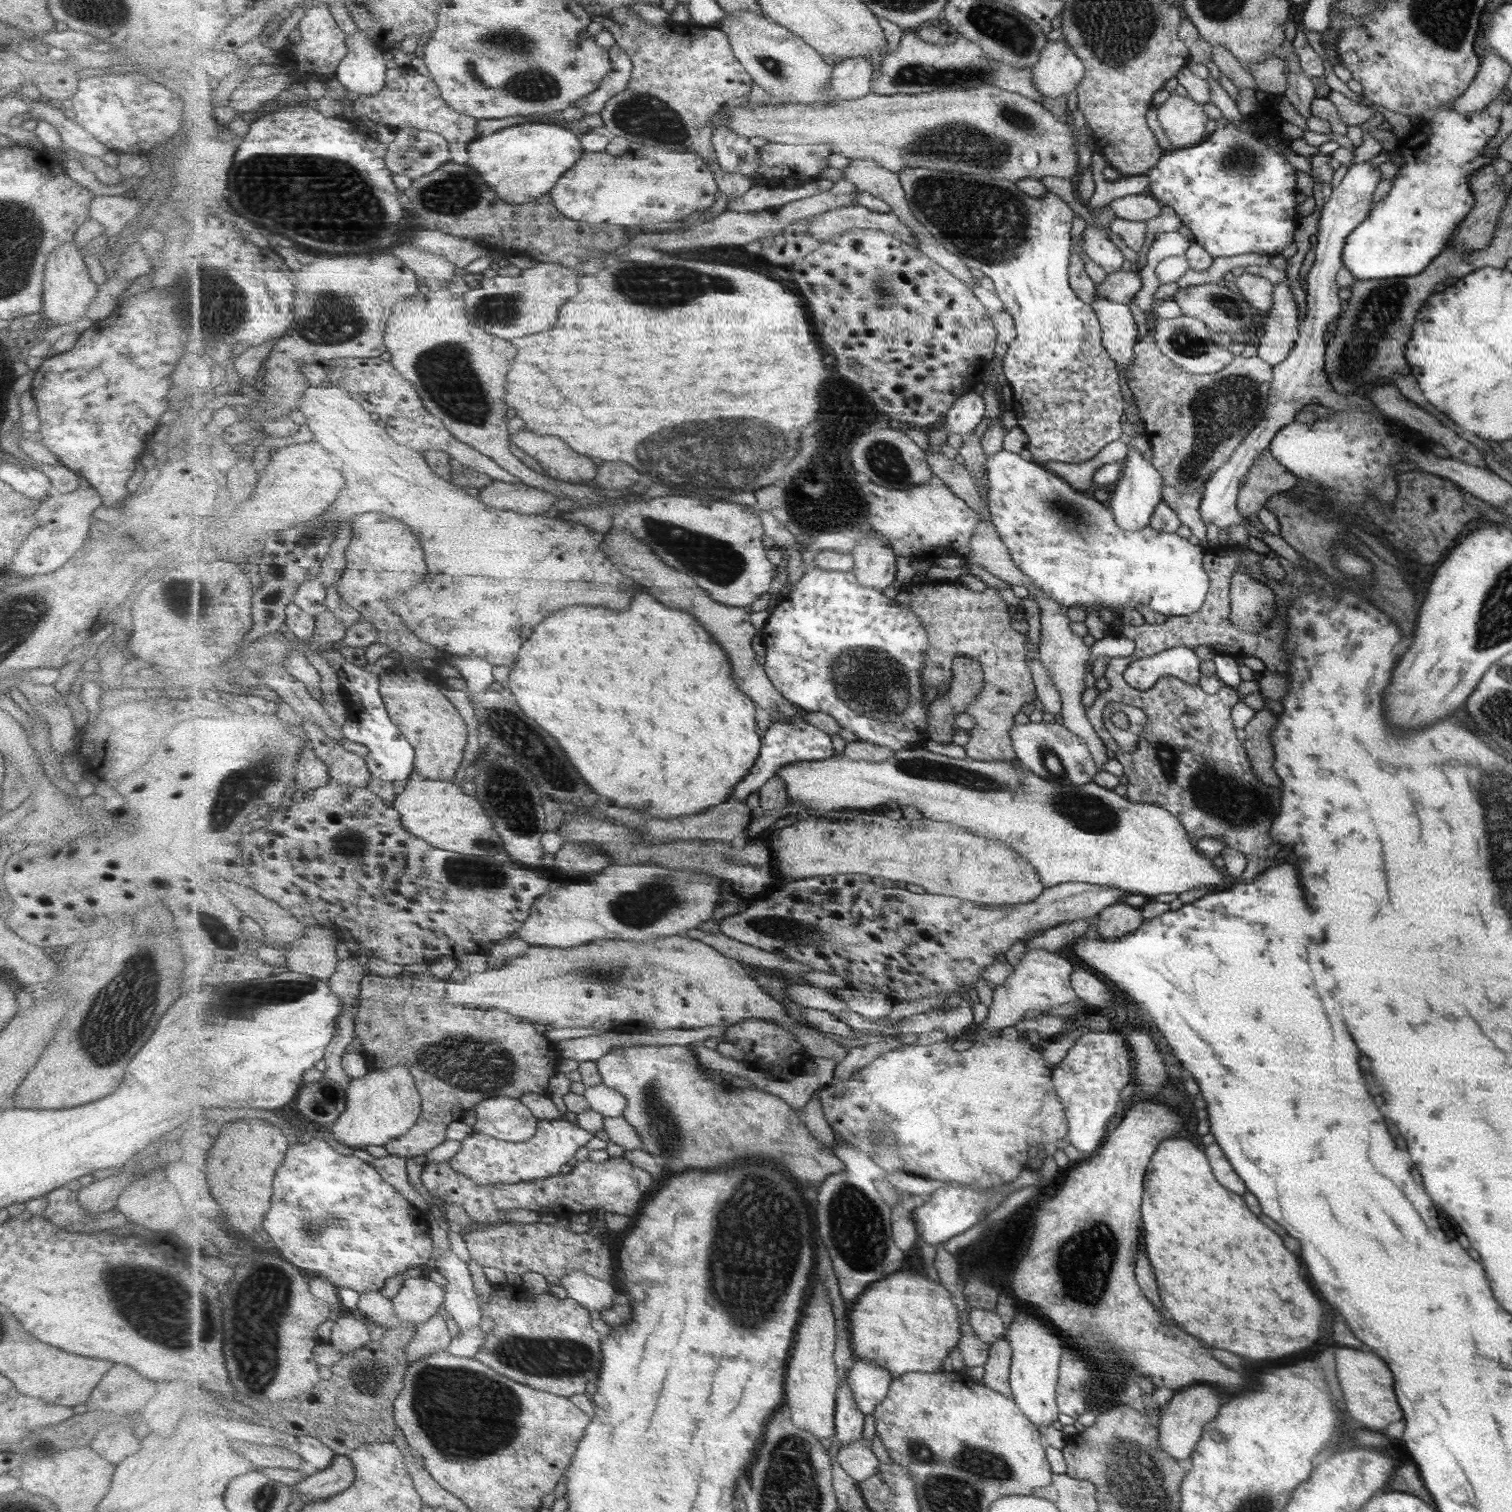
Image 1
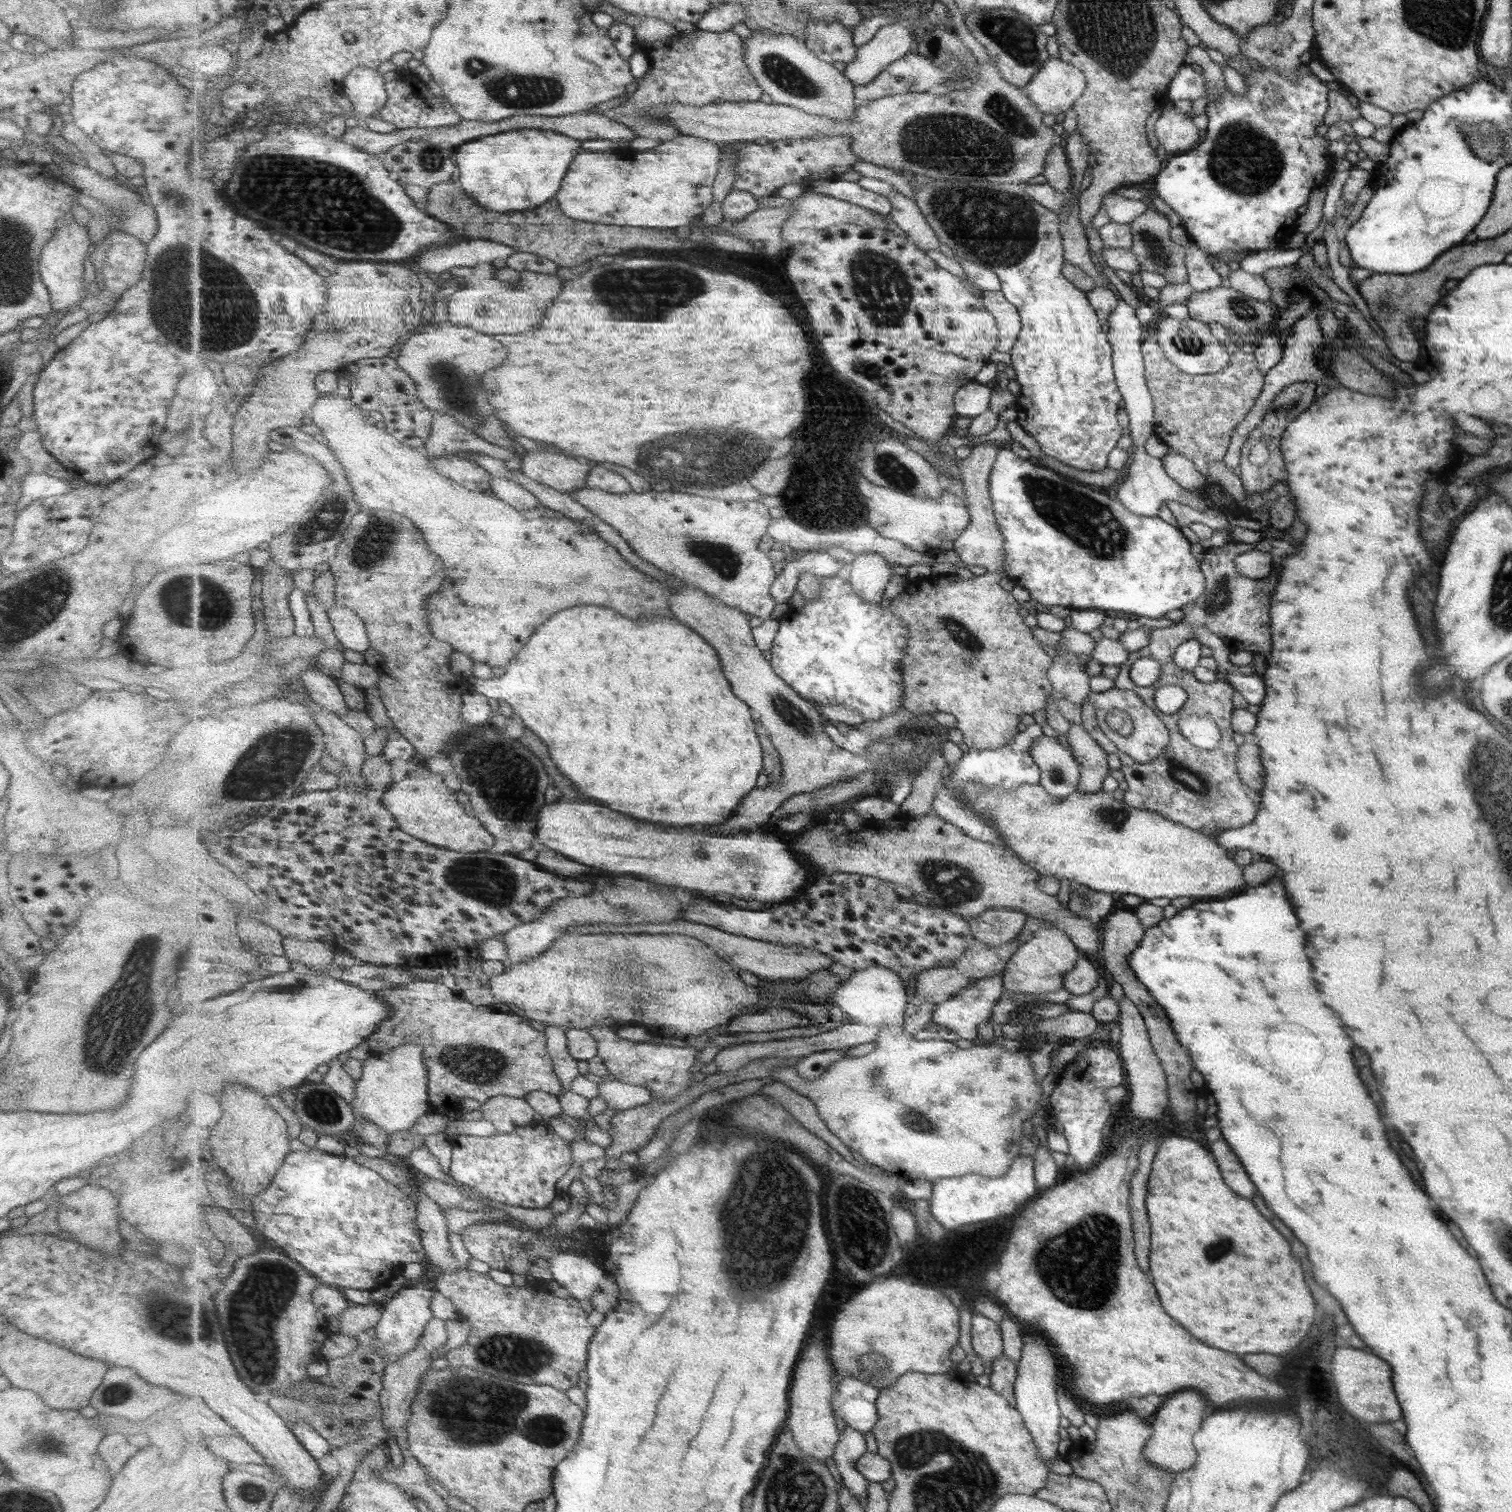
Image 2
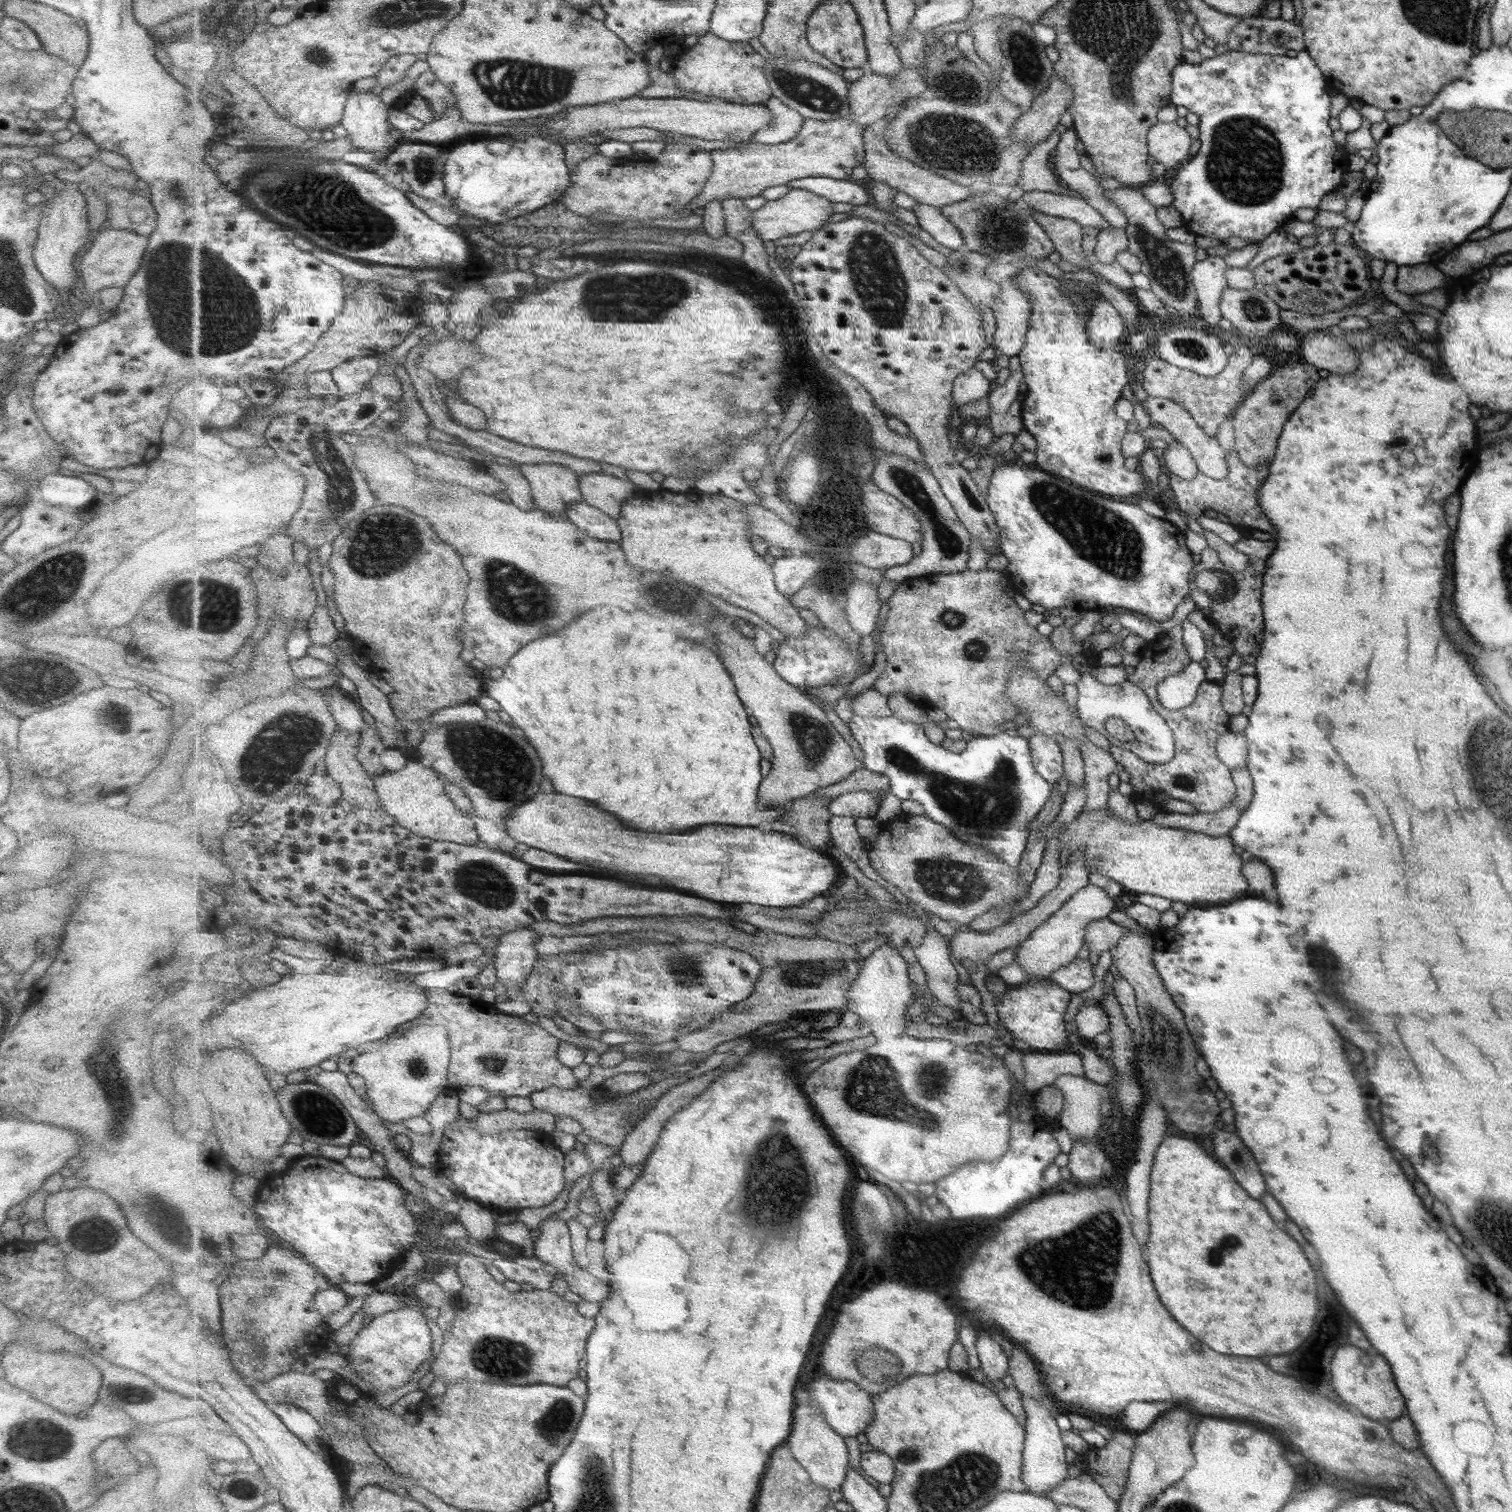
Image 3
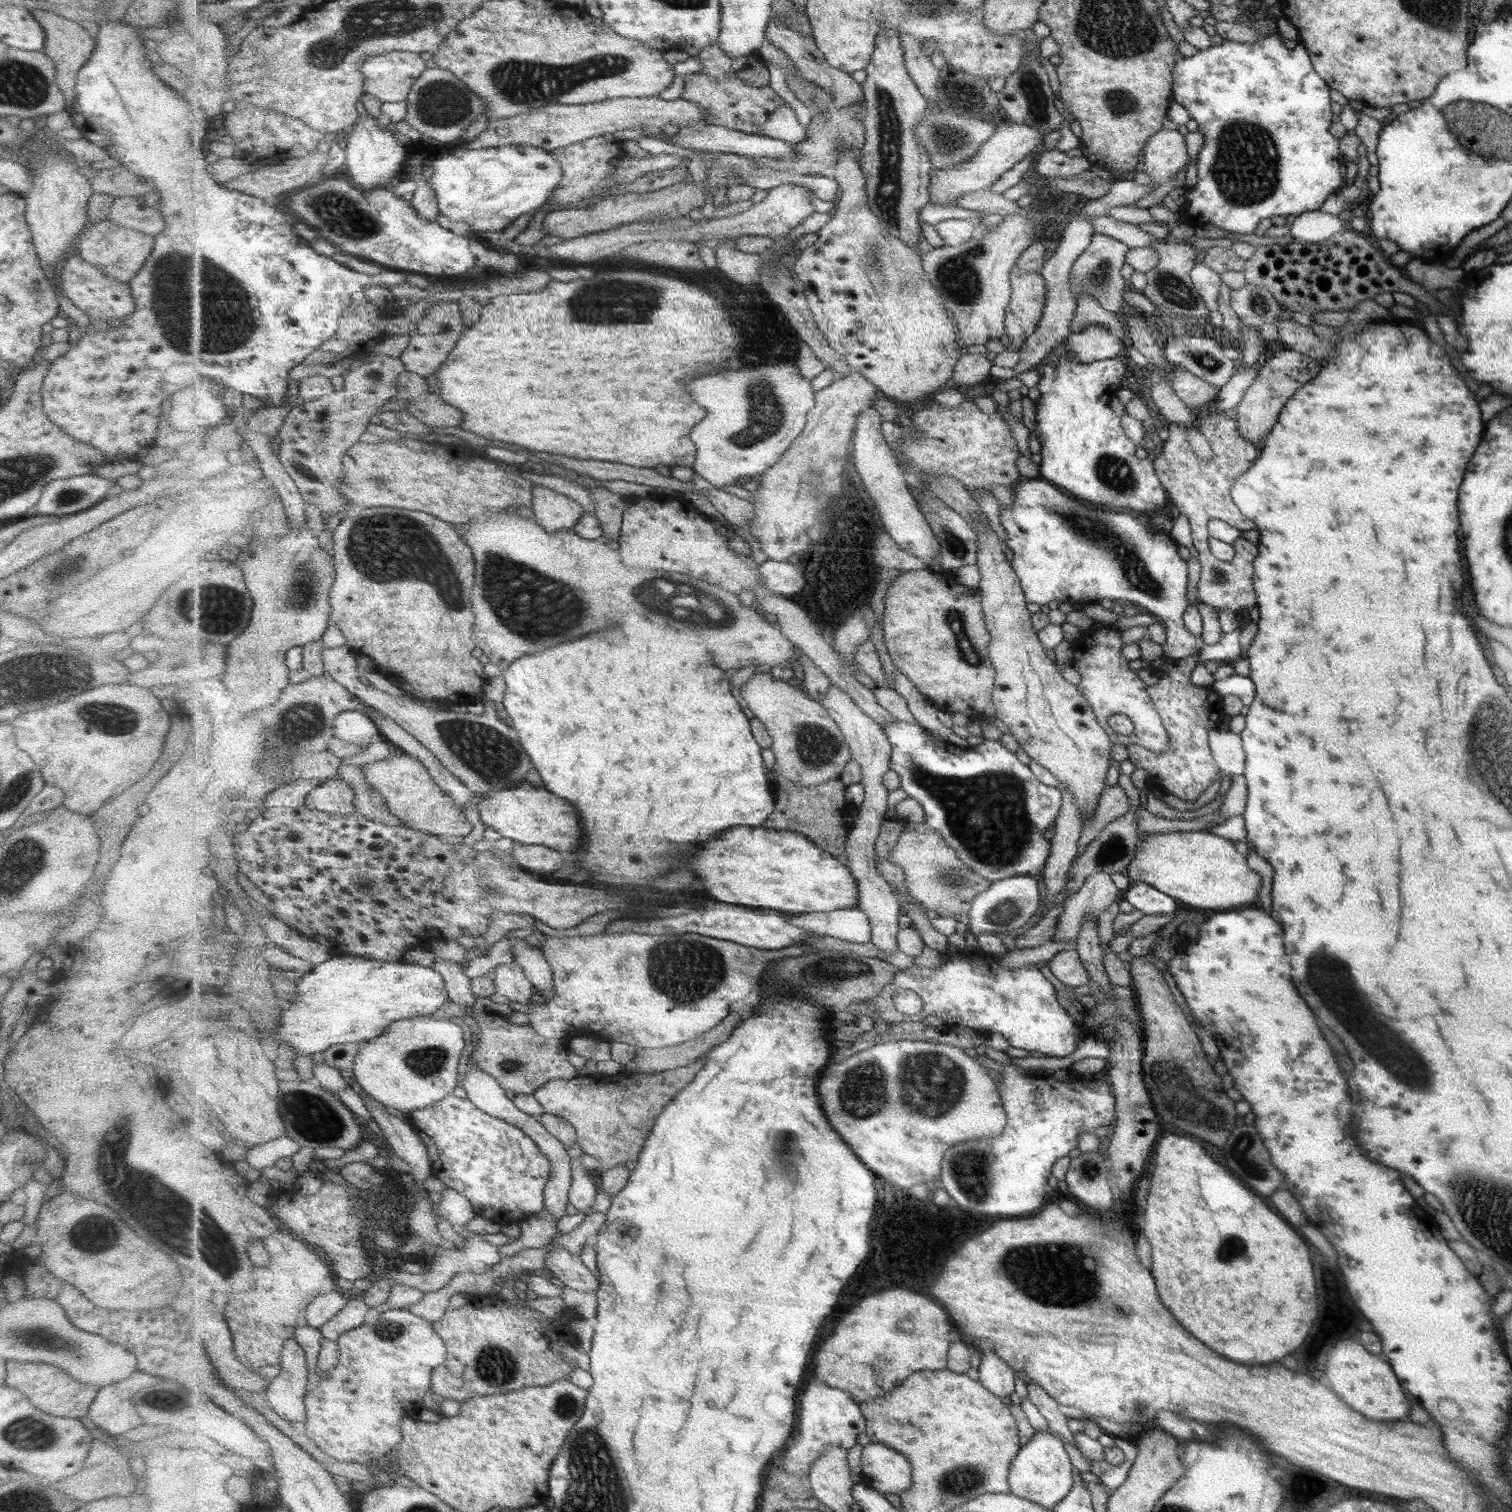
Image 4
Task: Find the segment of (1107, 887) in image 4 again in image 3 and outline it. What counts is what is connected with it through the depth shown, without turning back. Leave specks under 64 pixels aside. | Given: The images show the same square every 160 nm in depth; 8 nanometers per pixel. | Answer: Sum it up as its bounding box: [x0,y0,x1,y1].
[1014,884,1113,980]

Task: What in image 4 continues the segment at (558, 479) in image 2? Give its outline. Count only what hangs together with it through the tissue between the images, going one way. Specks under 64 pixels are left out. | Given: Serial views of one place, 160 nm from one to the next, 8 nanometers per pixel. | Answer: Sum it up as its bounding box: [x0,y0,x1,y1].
[534,485,586,533]

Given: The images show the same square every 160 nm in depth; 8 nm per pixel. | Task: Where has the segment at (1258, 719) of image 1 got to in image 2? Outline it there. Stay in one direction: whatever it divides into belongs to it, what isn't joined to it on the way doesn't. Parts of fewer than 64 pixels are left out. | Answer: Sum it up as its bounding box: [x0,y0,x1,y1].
[1235,735,1264,791]

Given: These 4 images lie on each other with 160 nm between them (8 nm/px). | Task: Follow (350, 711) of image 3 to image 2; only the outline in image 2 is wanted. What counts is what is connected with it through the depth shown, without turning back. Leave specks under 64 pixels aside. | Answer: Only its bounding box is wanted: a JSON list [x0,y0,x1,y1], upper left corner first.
[299,666,349,715]

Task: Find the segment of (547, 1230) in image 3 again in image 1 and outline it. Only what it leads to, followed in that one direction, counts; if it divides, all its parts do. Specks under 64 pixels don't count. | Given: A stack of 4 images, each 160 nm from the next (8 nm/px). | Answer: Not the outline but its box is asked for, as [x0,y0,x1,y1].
[561,1270,615,1313]

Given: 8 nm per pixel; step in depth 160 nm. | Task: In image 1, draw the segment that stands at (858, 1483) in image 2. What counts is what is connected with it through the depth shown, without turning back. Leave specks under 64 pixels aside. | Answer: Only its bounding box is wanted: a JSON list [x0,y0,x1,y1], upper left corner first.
[836,1378,865,1448]

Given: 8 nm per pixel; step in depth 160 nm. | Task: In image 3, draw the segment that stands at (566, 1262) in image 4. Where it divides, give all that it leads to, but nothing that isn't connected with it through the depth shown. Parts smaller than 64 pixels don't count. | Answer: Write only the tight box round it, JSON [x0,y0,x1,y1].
[565,1269,612,1304]

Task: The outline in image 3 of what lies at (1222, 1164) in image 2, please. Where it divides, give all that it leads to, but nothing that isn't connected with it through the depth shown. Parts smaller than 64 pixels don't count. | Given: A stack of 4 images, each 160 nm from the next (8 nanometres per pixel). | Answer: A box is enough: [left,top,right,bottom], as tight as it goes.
[1213,1132,1267,1198]

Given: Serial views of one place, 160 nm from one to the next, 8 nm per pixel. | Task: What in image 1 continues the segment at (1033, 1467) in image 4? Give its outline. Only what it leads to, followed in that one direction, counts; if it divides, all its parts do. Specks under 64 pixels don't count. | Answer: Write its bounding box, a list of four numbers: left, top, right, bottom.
[1004,1310,1062,1427]

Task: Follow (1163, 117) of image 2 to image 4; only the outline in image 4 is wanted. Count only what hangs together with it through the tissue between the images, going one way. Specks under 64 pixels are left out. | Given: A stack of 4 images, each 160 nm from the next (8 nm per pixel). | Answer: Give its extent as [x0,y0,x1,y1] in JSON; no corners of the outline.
[1140,129,1185,184]

